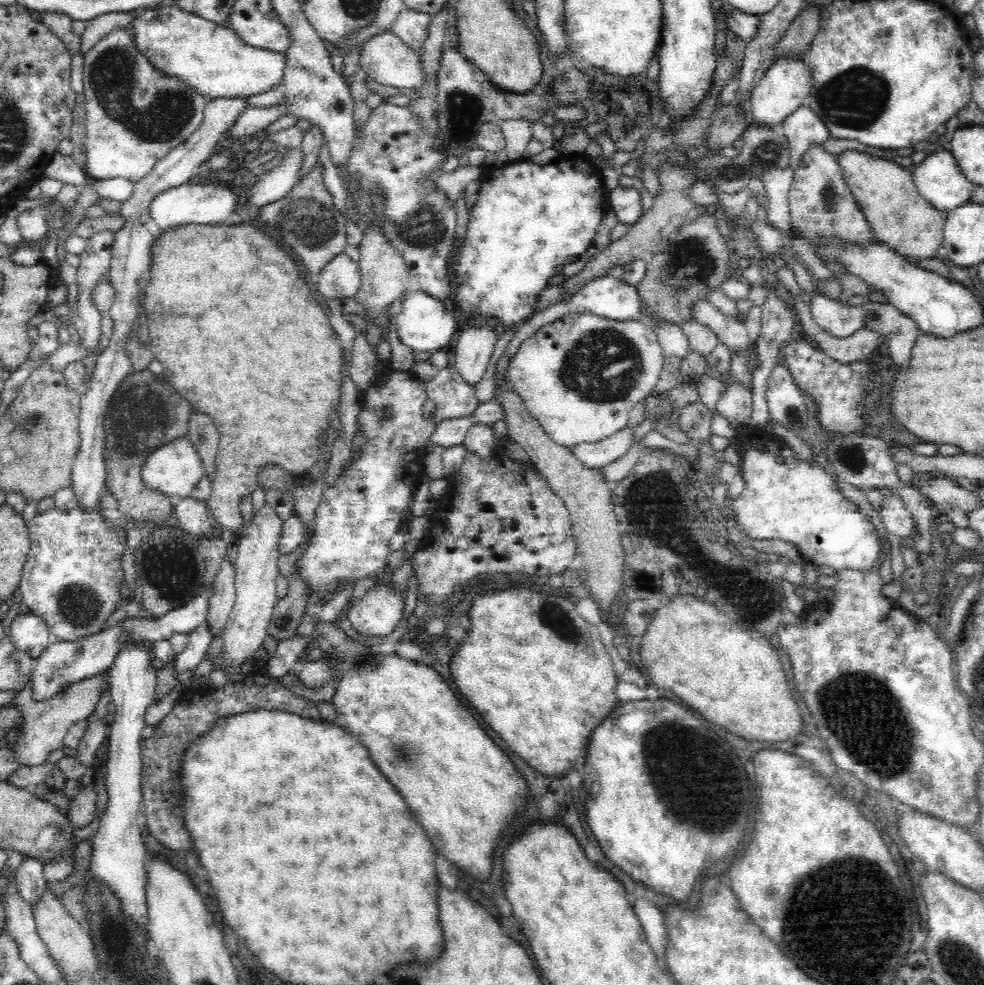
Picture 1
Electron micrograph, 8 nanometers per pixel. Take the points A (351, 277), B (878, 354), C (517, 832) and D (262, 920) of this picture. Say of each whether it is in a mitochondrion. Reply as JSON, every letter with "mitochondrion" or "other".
{"A":"other","B":"other","C":"other","D":"other"}

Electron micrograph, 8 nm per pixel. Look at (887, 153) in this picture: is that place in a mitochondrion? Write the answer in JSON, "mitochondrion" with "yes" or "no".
{"mitochondrion":"no"}

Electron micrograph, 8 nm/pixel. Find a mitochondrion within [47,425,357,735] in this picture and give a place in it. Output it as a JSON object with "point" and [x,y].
{"point":[166,574]}

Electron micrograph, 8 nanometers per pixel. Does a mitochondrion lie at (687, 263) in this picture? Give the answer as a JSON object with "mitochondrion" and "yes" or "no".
{"mitochondrion":"yes"}

